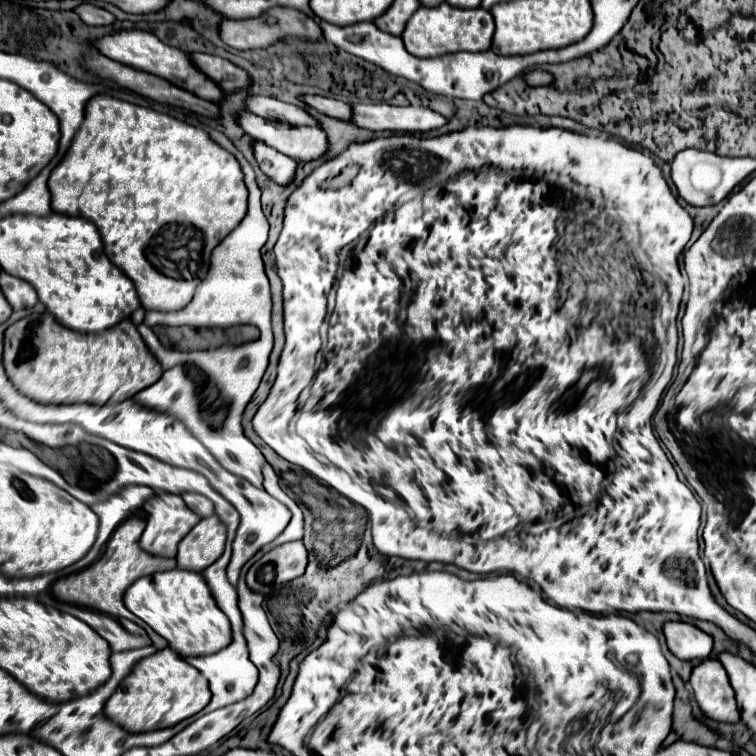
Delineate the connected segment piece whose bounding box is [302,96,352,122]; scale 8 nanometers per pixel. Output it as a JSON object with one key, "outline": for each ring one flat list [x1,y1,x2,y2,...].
{"outline":[[302,96,302,100,326,116,332,116,332,118,338,118,344,122,348,122,352,118,352,108,342,100,324,98,324,96]]}

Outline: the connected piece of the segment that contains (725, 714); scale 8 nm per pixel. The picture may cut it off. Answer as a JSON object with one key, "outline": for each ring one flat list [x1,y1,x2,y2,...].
{"outline":[[704,660,692,670,690,686,700,710,716,722,740,722,728,674,718,660]]}

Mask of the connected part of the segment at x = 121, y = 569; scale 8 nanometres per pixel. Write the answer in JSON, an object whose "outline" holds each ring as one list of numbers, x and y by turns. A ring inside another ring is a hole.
{"outline":[[128,518,124,520,124,524,120,524,120,528,116,528,116,532,110,536,104,554,90,564,88,568,70,574,66,578,60,578,52,584,52,592,58,600,68,602,68,604,78,604,78,606,86,606,104,614,110,614,114,618,128,618,140,626,146,626,140,618,136,618,126,606,124,606,124,592,126,588,136,582,142,576,154,574,154,572,162,572,162,570,172,570,176,568,176,560,170,558,160,558,160,556,152,556,148,552,144,552,138,544,142,530,144,530,144,520,142,518]]}

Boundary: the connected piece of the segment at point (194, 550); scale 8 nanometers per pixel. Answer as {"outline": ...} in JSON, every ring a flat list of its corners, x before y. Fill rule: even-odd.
{"outline":[[218,516,202,518,196,528,178,544,178,566,182,570,202,572,212,562,216,562,224,552,226,526]]}

